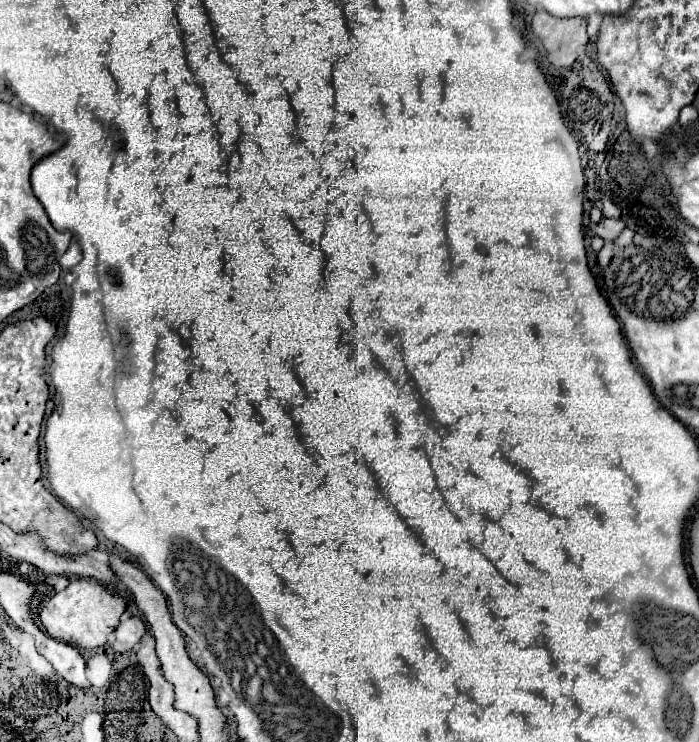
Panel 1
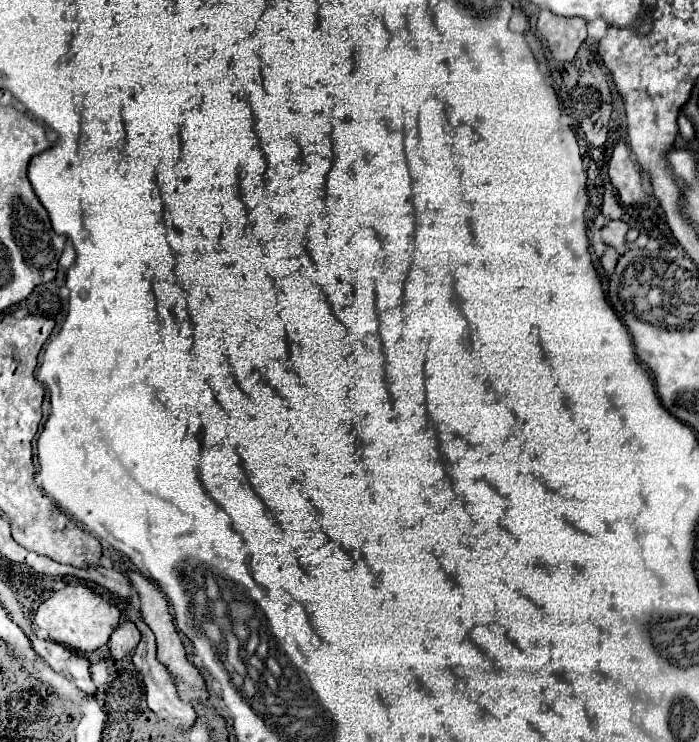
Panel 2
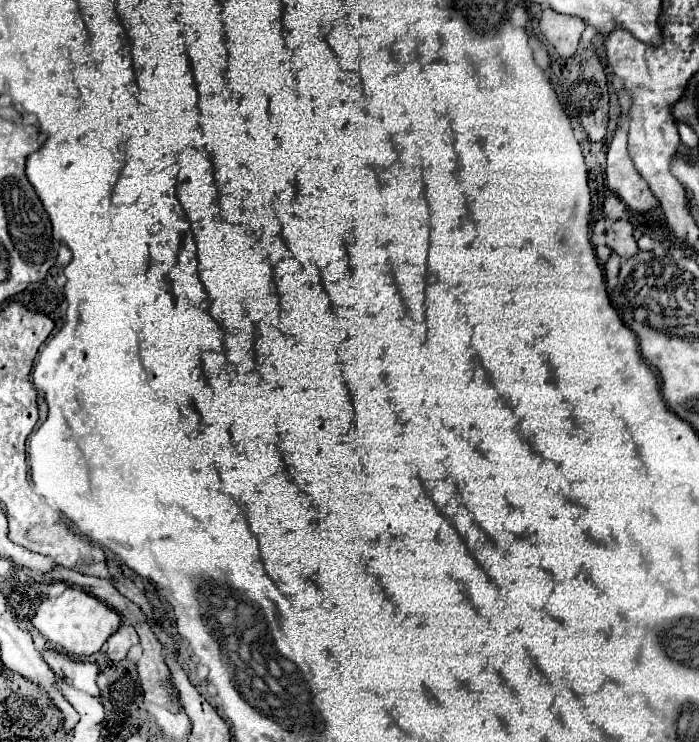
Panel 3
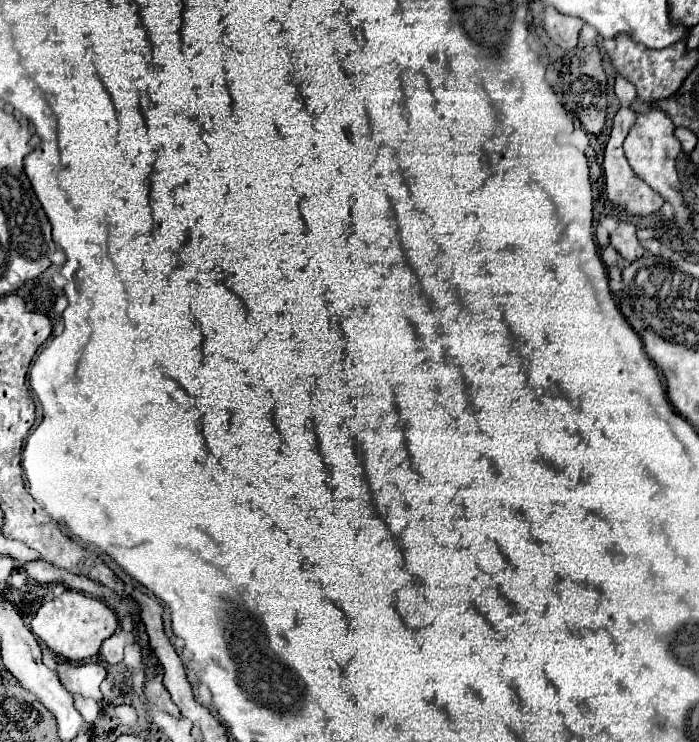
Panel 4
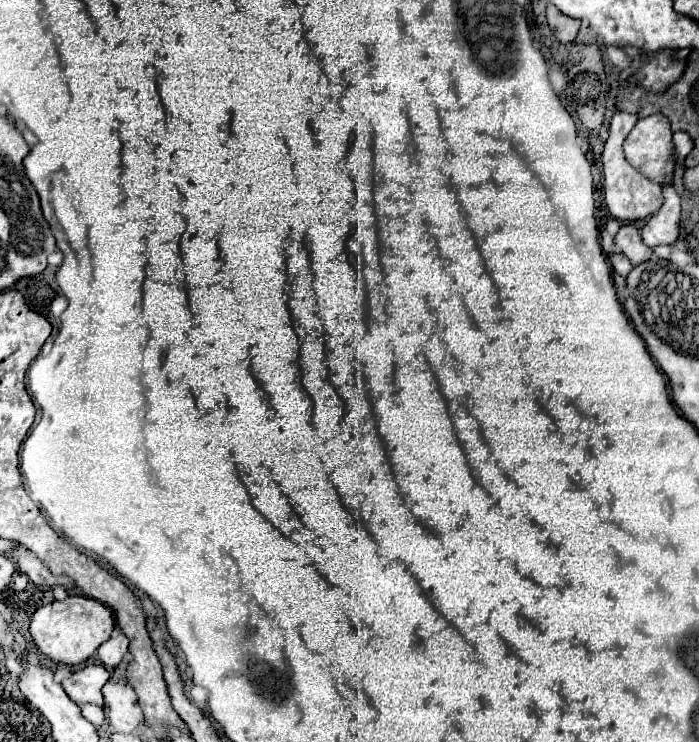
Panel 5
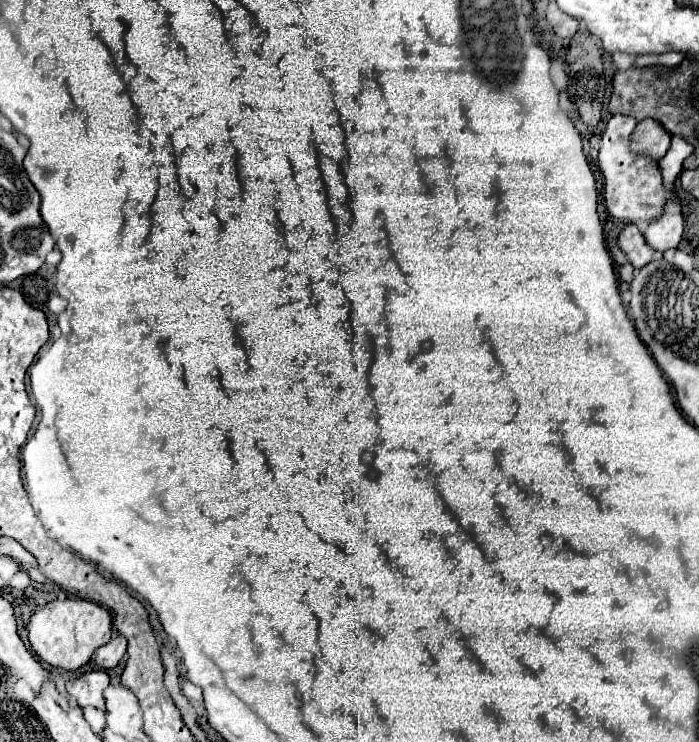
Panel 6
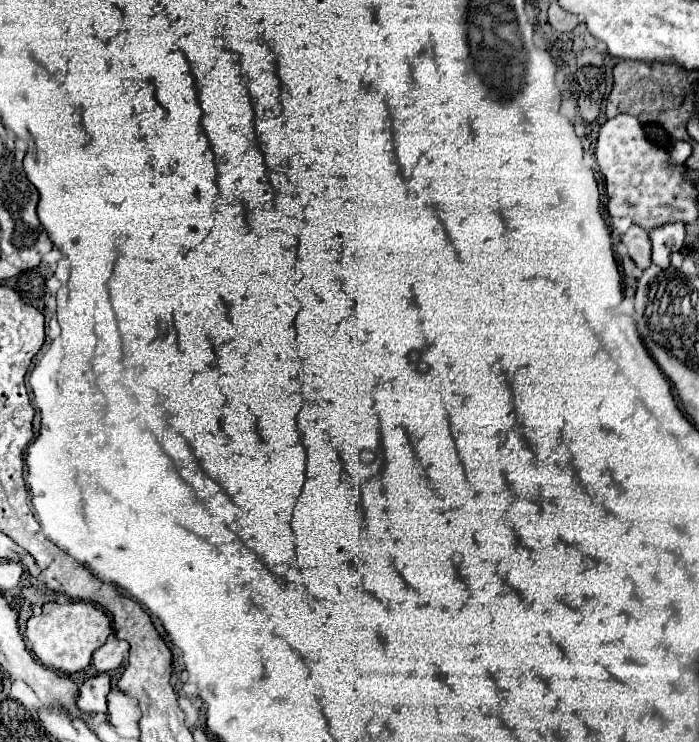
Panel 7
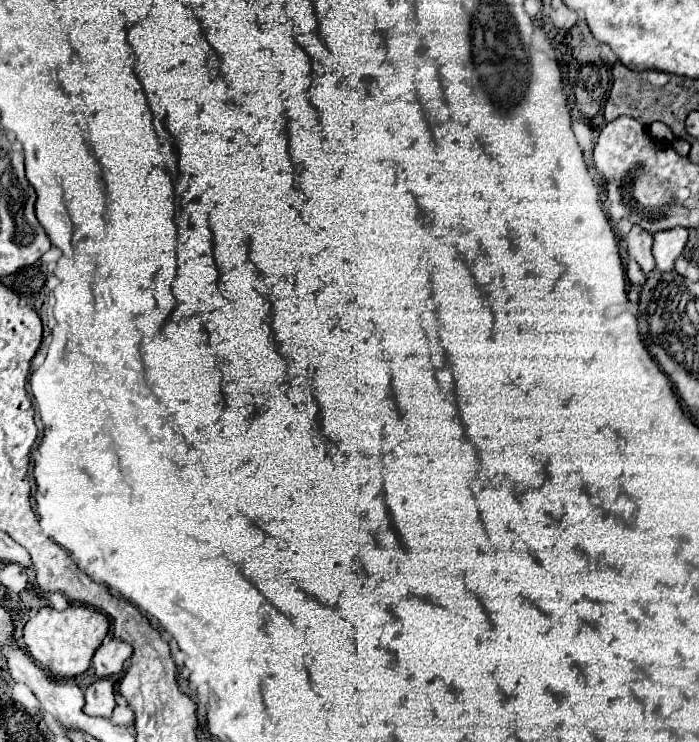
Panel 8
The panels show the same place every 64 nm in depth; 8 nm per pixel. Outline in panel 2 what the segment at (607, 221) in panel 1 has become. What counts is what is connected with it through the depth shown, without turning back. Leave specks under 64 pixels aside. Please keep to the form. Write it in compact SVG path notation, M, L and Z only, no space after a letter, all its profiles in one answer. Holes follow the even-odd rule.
M610 220L606 226L600 228L602 240L608 246L616 248L618 254L624 254L630 248L630 244L626 242L626 232L628 232L628 224L624 220Z

